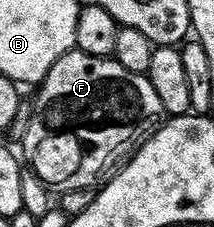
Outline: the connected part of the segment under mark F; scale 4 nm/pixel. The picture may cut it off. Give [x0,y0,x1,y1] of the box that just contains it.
[21,47,165,191]

